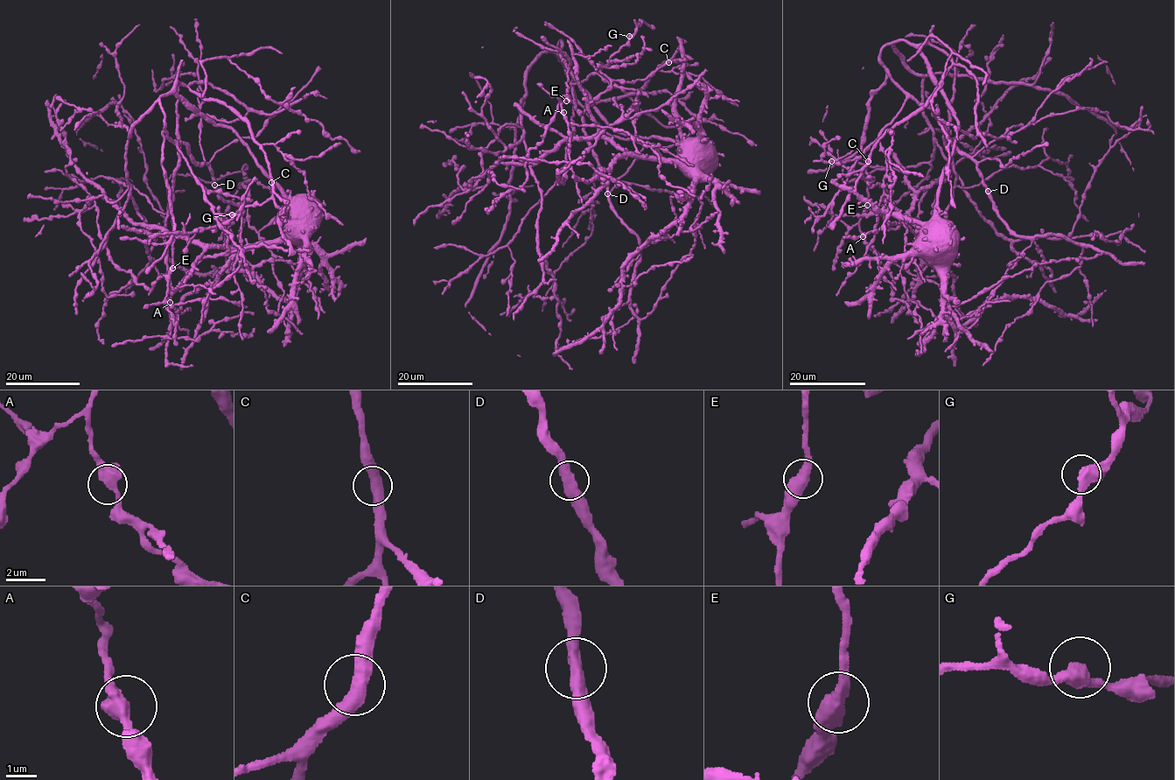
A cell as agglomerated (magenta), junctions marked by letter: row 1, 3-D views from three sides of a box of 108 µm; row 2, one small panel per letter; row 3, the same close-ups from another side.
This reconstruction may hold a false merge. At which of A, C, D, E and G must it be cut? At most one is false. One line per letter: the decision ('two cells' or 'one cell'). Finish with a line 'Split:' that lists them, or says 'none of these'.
A: one cell
C: one cell
D: one cell
E: one cell
G: one cell
Split: none of these

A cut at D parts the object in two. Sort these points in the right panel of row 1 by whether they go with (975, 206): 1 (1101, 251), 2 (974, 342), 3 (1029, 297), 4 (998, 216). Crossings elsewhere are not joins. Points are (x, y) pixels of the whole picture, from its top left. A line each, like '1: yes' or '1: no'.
1: no
2: yes
3: yes
4: no

